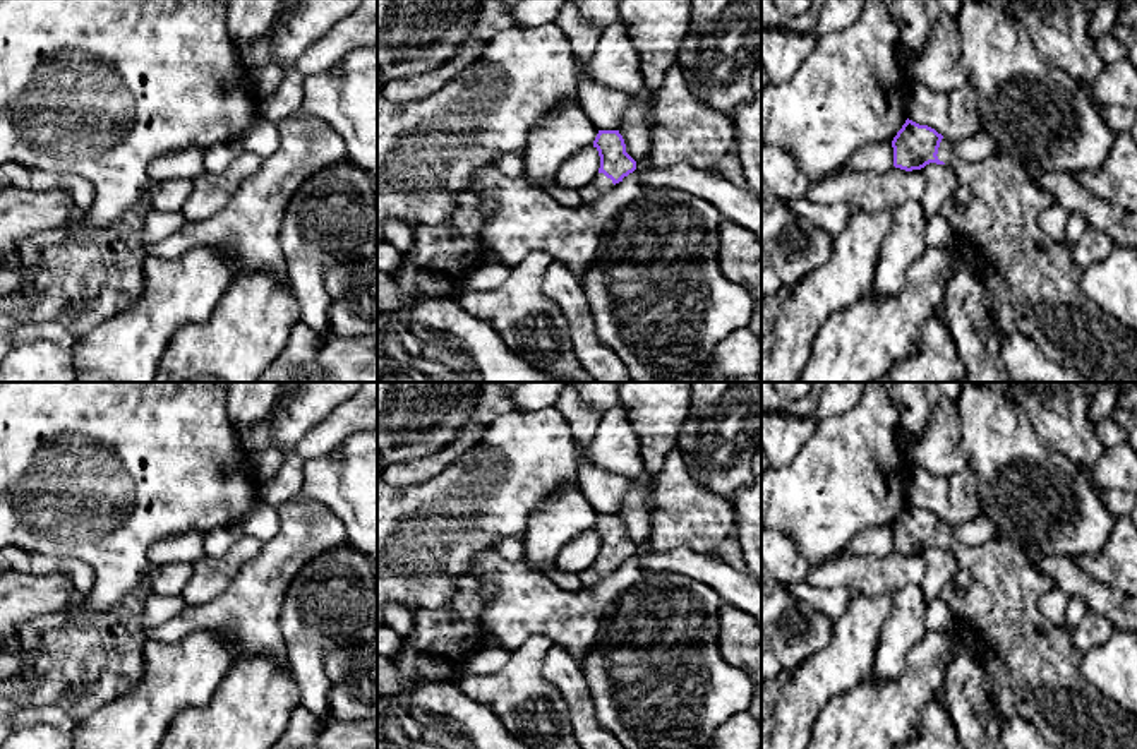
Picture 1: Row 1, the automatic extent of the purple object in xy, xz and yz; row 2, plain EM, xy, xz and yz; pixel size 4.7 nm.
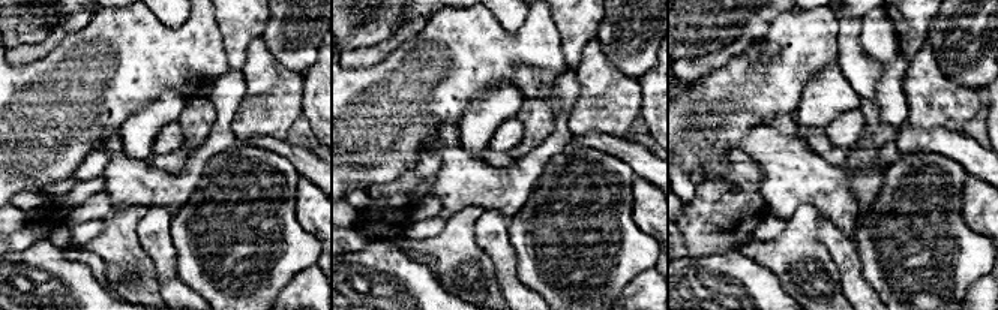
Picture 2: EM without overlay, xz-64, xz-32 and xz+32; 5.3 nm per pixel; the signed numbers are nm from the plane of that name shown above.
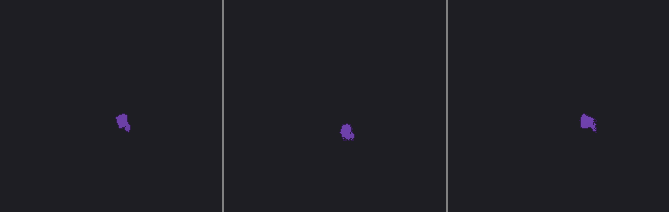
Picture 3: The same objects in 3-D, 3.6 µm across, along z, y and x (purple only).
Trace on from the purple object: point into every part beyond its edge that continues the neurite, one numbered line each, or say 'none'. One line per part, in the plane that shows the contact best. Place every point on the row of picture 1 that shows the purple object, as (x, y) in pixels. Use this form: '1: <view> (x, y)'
1: yz (1034, 285)

